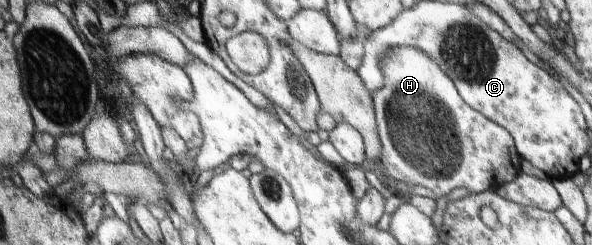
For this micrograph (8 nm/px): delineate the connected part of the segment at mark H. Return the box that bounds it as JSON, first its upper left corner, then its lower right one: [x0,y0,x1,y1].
[372,46,522,199]

